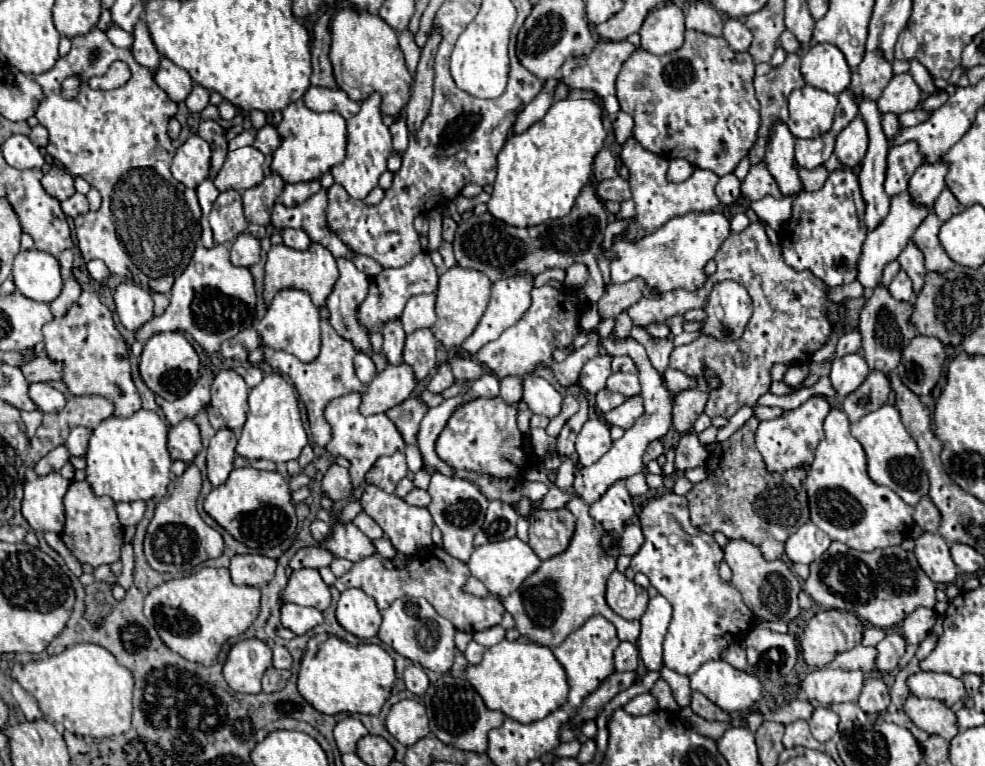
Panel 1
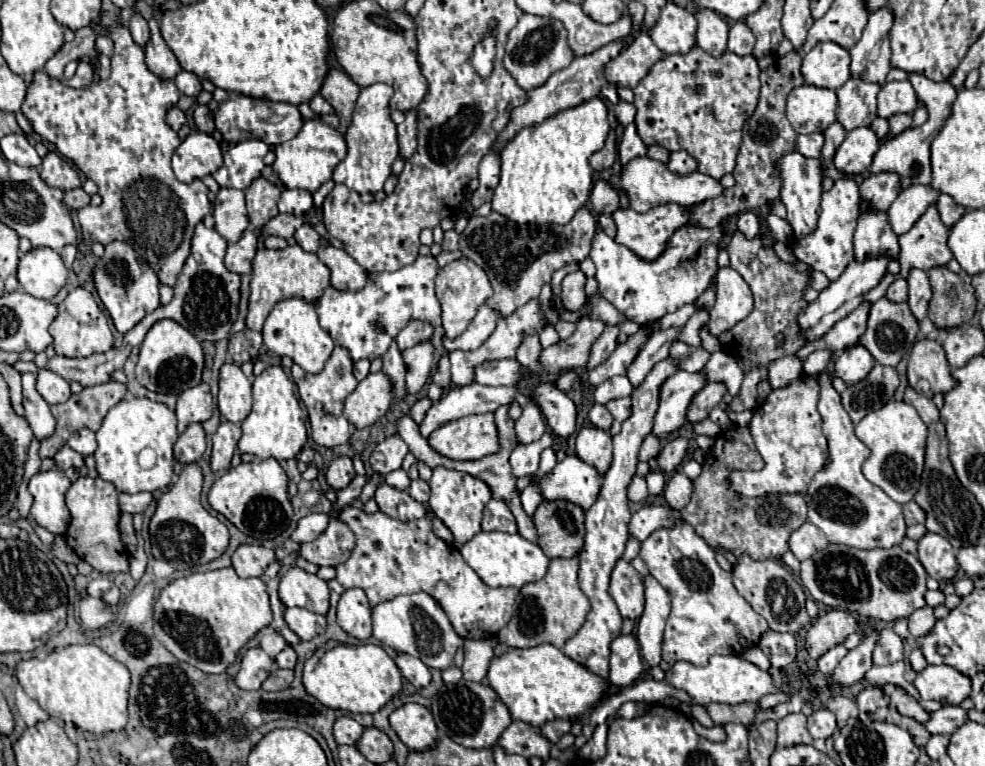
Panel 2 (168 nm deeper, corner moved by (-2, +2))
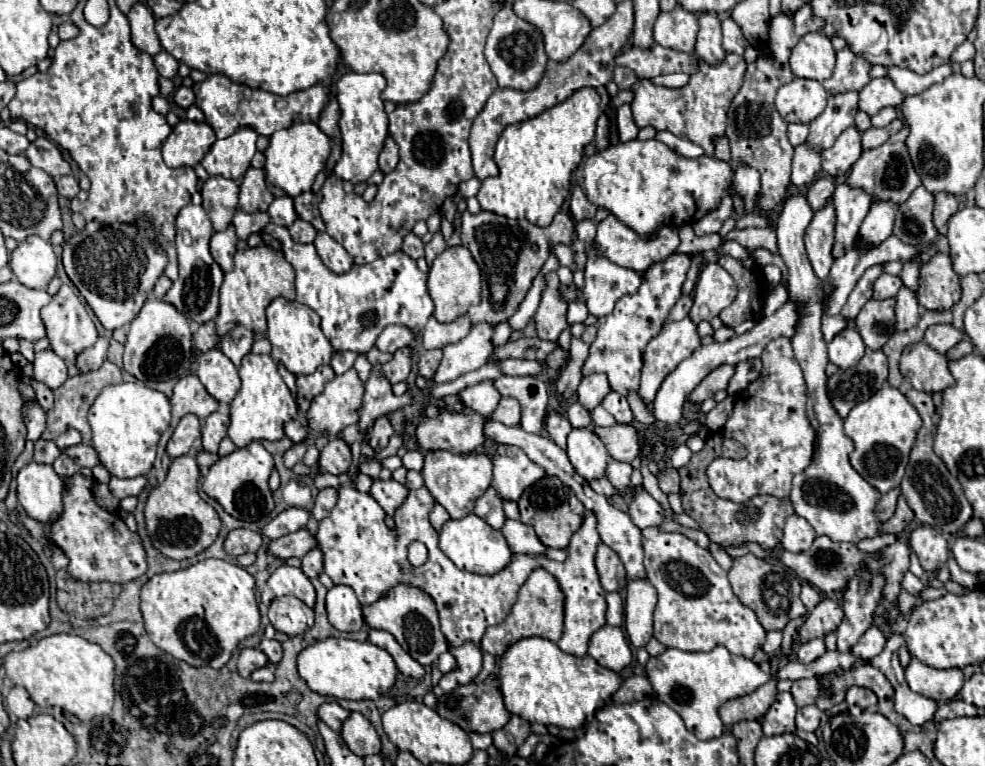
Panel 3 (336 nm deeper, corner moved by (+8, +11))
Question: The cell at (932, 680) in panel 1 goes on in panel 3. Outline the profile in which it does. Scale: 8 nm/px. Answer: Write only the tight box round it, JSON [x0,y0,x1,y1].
[905,659,965,703]

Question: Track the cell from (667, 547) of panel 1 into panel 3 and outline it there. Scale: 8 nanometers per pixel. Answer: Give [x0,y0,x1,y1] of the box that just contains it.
[643,527,765,659]

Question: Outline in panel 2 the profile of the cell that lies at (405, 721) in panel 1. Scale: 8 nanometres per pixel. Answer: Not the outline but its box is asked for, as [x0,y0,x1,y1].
[389,704,435,750]

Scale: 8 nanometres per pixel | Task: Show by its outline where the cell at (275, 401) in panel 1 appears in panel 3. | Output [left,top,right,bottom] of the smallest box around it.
[229,353,297,447]

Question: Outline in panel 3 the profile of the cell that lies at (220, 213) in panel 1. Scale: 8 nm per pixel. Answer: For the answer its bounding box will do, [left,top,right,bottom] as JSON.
[201,177,239,231]

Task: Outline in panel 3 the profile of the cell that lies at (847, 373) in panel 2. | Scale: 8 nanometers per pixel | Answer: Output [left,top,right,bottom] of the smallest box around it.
[829,327,865,369]

